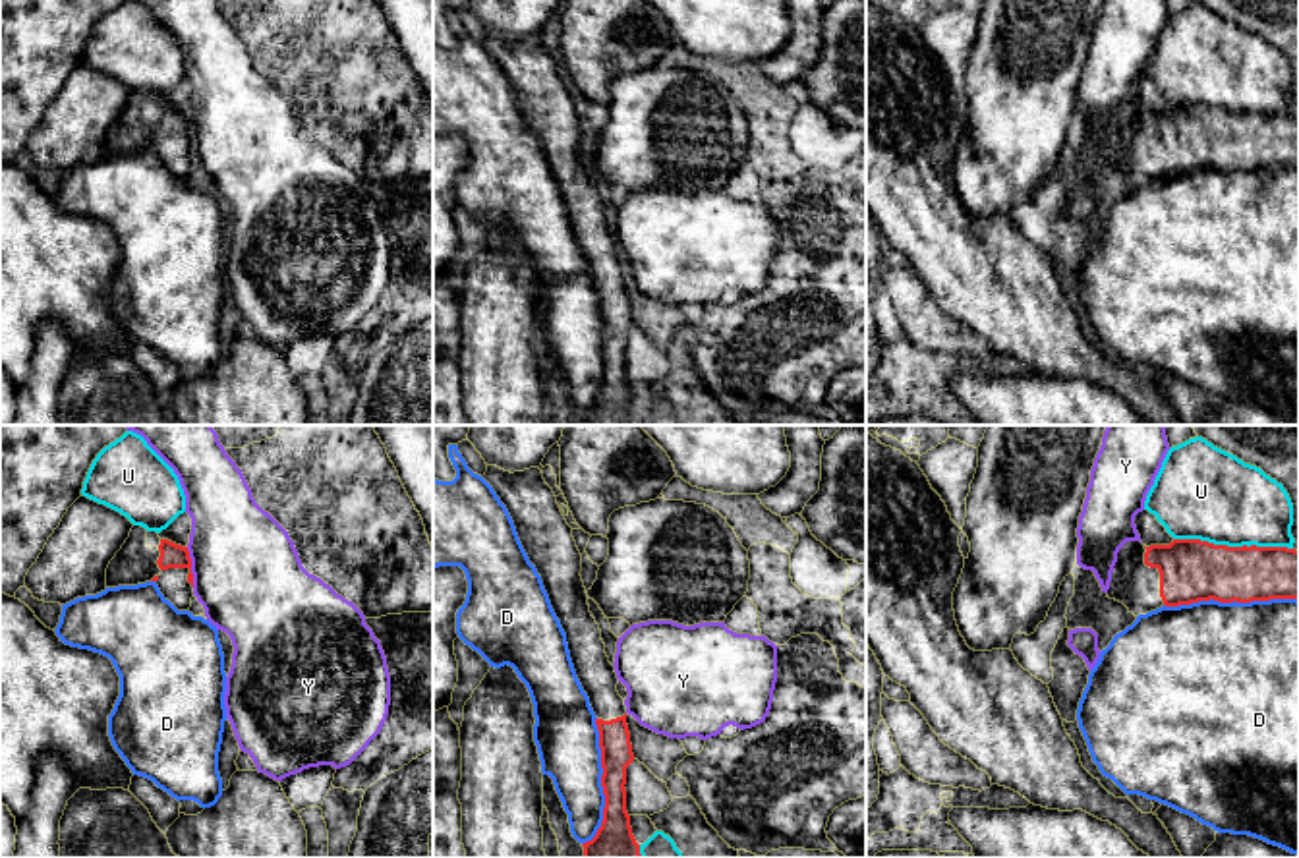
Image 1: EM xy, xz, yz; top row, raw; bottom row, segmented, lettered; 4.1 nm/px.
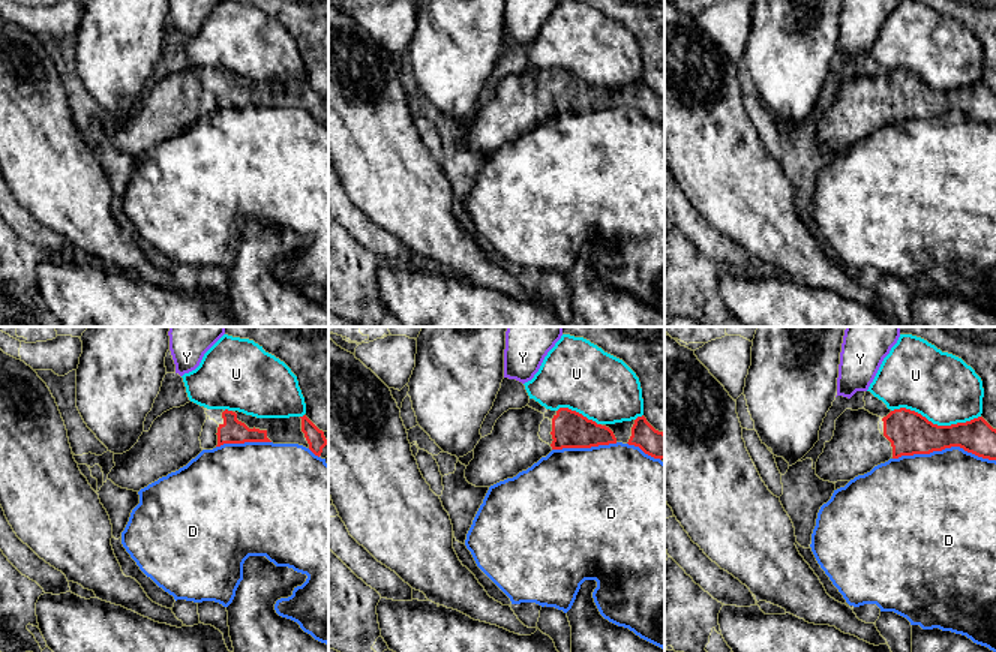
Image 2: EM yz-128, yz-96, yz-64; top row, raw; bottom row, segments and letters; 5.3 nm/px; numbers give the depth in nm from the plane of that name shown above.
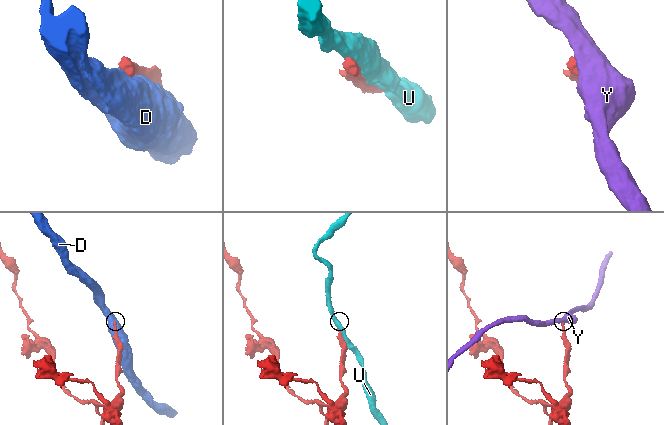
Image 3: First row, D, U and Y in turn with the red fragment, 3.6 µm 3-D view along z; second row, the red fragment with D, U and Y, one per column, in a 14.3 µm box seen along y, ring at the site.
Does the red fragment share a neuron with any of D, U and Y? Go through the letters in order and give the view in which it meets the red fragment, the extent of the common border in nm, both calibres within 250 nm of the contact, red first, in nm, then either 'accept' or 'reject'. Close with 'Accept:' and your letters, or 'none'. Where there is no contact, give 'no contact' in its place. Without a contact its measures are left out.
D: meets red in yz; contact 550 nm long; 260 nm thick on the red side, 500 nm on the other; reject
U: meets red in yz; contact 500 nm long; 260 nm thick on the red side, 380 nm on the other; reject
Y: meets red in xy; contact 170 nm long; 100 nm thick on the red side, 460 nm on the other; reject
Accept: none

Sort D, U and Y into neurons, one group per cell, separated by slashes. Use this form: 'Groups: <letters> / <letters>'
Groups: D / U / Y

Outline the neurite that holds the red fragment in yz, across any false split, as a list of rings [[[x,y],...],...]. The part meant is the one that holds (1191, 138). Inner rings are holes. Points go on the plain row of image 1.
[[[1173,106],[1144,114],[1127,108],[1111,139],[1108,164],[1135,184],[1198,168],[1299,168],[1299,118],[1287,114],[1227,114]]]

